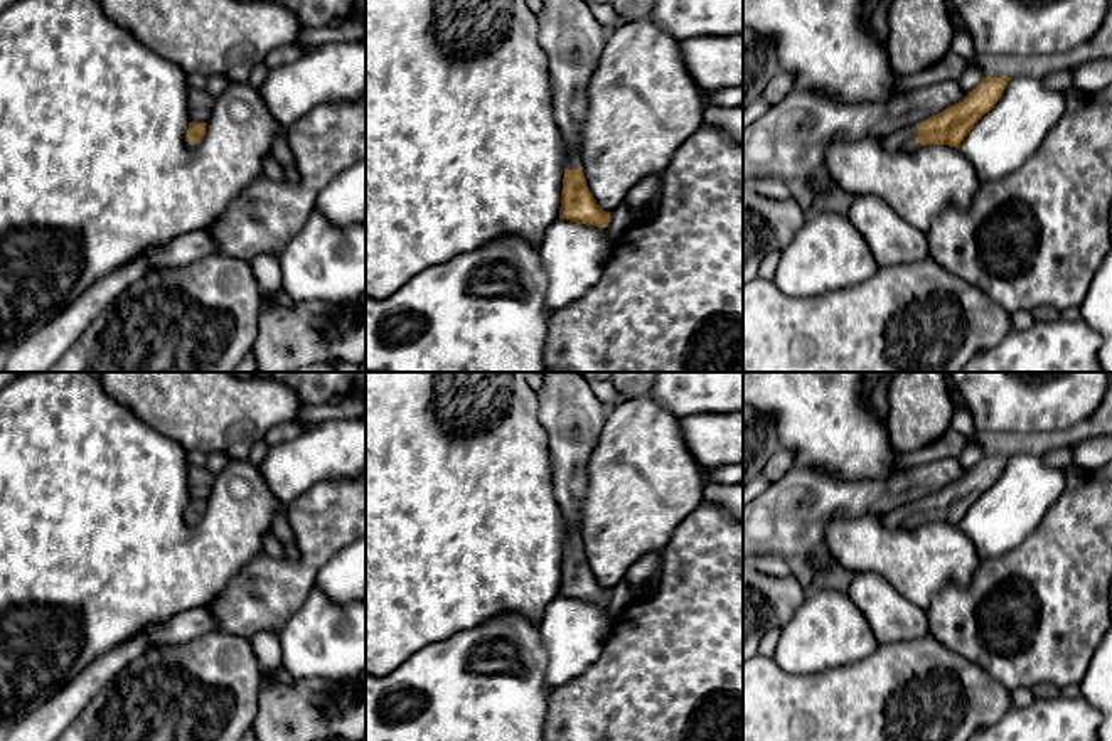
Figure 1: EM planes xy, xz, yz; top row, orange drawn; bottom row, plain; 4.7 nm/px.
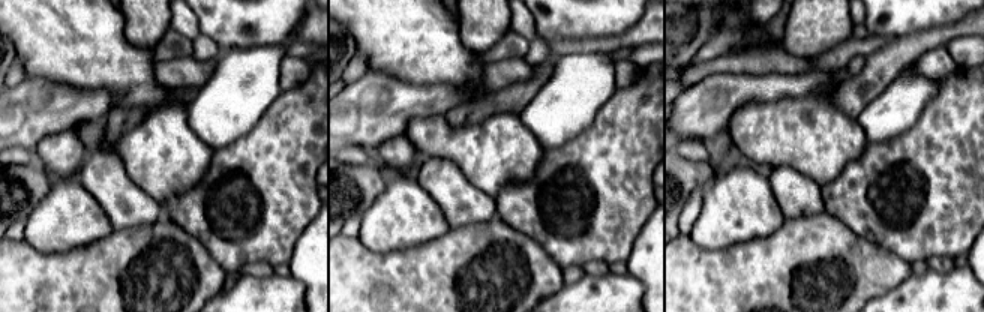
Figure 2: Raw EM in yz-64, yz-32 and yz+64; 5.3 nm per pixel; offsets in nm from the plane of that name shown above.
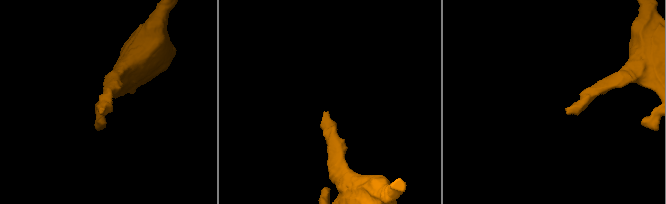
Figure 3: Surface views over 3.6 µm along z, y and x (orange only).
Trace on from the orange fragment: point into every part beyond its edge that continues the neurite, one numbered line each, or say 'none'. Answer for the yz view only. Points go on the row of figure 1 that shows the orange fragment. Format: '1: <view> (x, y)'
1: yz (900, 140)

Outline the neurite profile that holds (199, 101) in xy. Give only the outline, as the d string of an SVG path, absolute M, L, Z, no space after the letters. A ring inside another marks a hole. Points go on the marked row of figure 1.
M189 88L187 108L190 121L207 123L214 108L214 98L206 89Z

